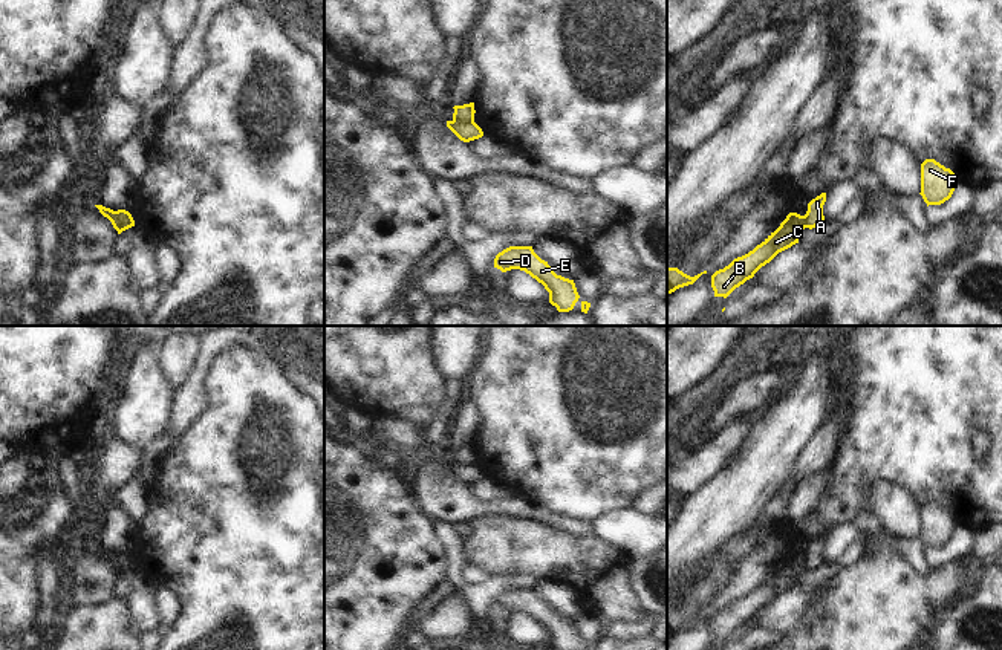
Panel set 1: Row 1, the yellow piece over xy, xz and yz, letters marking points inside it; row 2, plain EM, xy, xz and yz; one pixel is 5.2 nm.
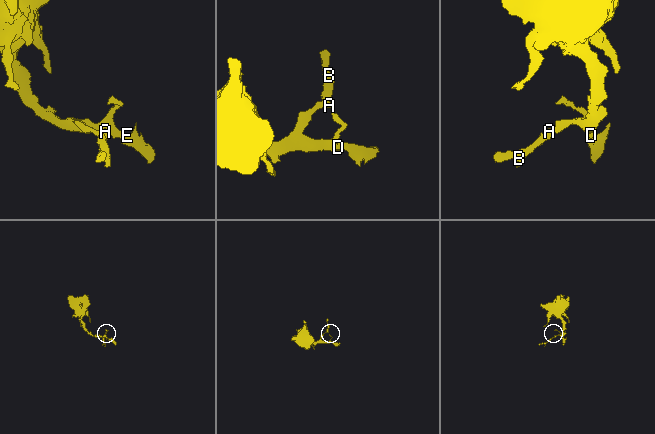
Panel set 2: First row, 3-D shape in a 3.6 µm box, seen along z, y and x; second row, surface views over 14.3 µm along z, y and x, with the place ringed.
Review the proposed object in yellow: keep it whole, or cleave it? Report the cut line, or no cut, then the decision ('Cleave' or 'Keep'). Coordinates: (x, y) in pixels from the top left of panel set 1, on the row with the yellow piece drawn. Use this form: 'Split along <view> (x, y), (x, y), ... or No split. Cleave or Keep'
Split along xz (453, 120), (459, 123), (473, 121). Cleave.

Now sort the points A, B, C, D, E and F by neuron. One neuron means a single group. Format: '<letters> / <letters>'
A D E F / B C

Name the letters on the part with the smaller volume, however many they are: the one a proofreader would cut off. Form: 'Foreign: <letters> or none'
Foreign: B, C.

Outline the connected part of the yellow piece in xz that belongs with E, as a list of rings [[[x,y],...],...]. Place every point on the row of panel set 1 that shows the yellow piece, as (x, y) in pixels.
[[[509,246],[499,252],[494,258],[494,268],[502,272],[520,269],[535,278],[549,292],[549,303],[558,312],[569,312],[574,309],[580,295],[574,280],[557,275],[548,262],[542,260],[532,246]]]

